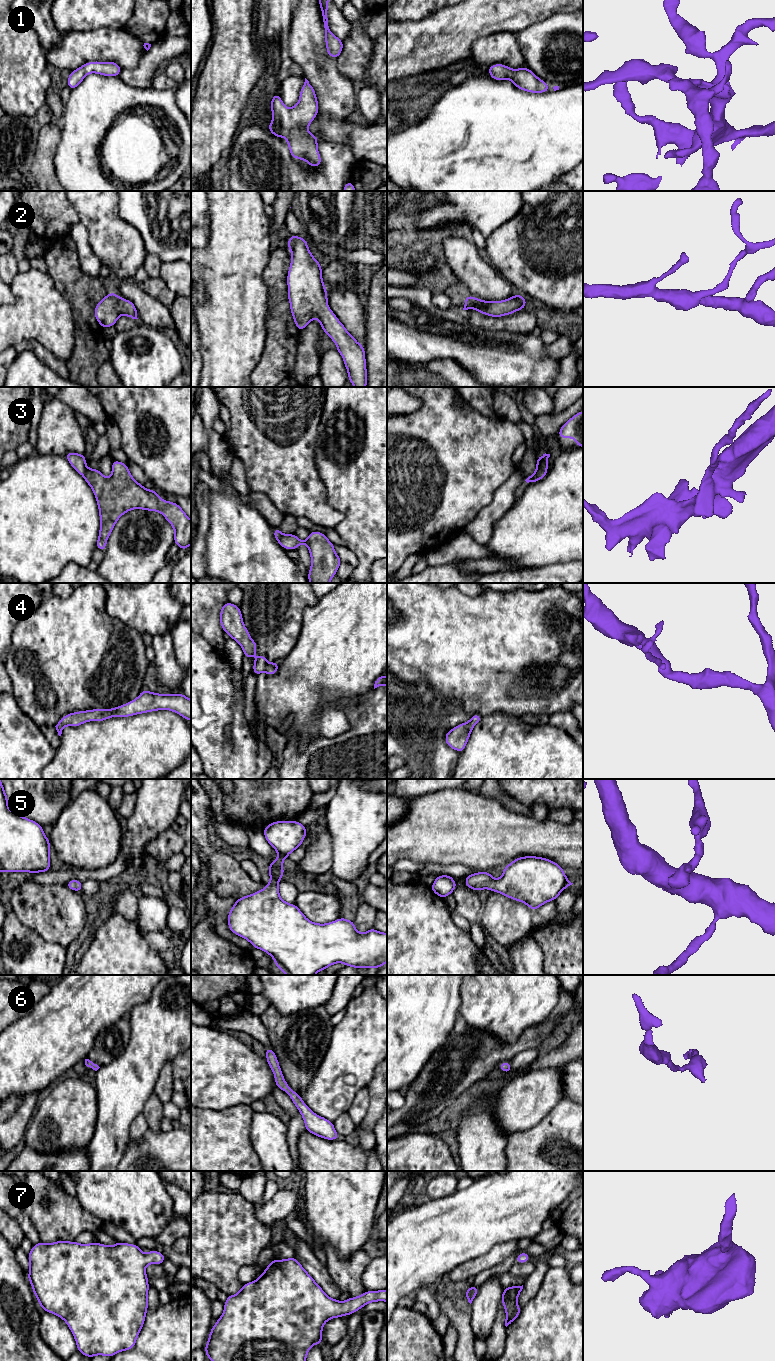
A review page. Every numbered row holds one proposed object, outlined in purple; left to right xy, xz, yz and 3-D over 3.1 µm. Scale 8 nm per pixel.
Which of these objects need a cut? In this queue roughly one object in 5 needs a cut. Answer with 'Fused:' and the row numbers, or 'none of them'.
Fused: 3

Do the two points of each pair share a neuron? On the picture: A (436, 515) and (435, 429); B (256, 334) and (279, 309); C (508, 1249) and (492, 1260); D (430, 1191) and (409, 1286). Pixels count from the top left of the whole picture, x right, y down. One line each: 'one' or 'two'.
A: one
B: two
C: one
D: two

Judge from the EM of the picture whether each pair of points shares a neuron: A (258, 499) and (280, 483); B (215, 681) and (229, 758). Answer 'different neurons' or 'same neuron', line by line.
A: different neurons
B: same neuron

